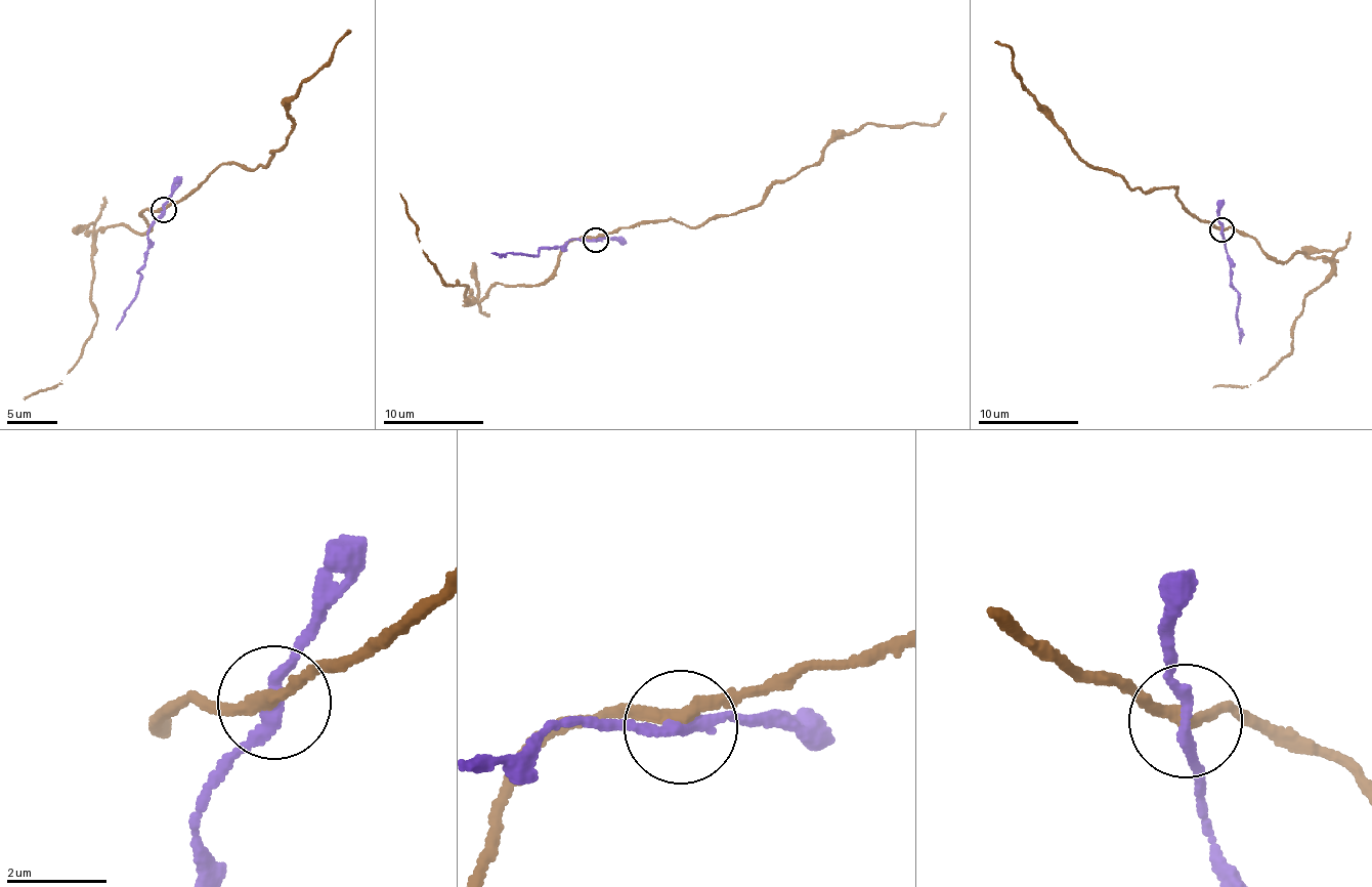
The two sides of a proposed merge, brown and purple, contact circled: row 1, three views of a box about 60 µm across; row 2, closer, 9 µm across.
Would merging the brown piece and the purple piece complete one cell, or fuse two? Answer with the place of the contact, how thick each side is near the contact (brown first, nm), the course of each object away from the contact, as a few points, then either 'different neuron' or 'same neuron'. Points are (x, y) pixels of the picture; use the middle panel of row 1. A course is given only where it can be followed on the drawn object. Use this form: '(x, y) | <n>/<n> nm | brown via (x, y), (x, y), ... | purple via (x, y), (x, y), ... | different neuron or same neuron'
(595, 240) | 240/220 nm | brown via (596, 241), (642, 223), (673, 218), (687, 227), (741, 212), (867, 123), (931, 126), (946, 113) | purple via (596, 241), (572, 239), (558, 248), (544, 248), (529, 256), (491, 253) | different neuron

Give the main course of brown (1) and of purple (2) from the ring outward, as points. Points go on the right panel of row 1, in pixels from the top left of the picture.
1: (1222, 229), (1188, 213), (1178, 188), (1133, 189), (1077, 155), (1026, 89), (1011, 50), (994, 41)
2: (1222, 229), (1232, 288), (1237, 293), (1239, 344)

